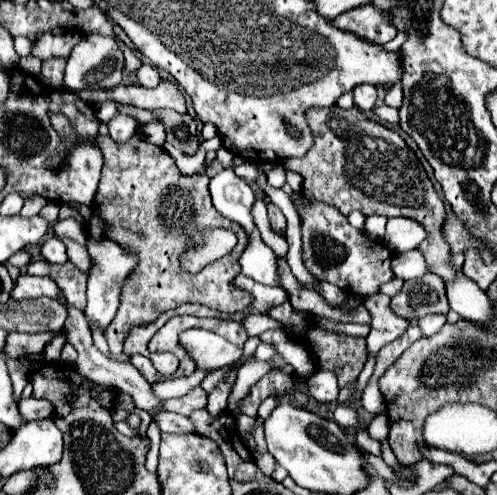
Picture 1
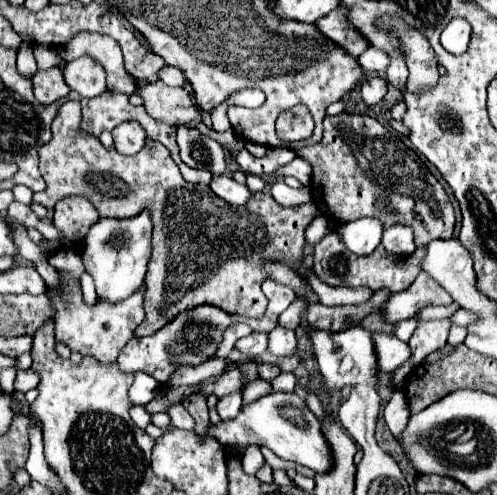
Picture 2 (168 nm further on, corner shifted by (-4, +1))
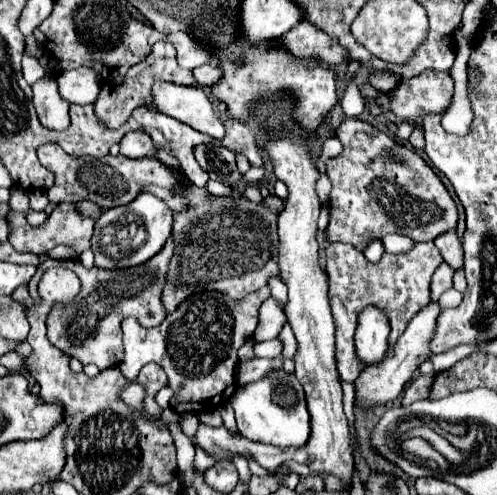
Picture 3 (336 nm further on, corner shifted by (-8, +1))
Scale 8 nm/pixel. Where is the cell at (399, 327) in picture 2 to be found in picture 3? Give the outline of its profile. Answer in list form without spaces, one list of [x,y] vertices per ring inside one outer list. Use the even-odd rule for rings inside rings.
[[[451,288],[445,291],[439,298],[438,303],[442,310],[454,308],[460,305],[463,299],[463,293]]]

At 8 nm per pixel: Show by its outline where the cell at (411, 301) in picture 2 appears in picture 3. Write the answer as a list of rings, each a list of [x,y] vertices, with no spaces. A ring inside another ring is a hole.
[[[440,263],[434,277],[432,277],[432,301],[438,301],[438,297],[452,287],[452,275],[454,269],[448,263]]]

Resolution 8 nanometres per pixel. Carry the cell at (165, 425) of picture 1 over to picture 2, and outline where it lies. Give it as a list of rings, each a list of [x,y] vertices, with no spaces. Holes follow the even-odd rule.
[[[270,393],[256,403],[242,407],[240,415],[232,421],[220,421],[218,425],[208,427],[208,435],[220,441],[222,445],[266,445],[274,455],[284,461],[308,467],[314,473],[330,473],[334,467],[334,457],[330,445],[322,433],[322,423],[308,409],[306,401],[296,393]]]

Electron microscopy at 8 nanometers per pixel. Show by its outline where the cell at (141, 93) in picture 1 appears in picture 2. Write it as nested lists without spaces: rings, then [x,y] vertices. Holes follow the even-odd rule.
[[[156,81],[142,87],[138,95],[144,99],[148,115],[158,121],[164,121],[168,125],[200,121],[200,111],[184,87],[168,87]]]

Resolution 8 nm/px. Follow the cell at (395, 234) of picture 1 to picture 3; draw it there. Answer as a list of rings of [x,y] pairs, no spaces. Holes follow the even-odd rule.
[[[388,235],[382,239],[386,253],[402,253],[410,249],[410,239],[404,235]]]

